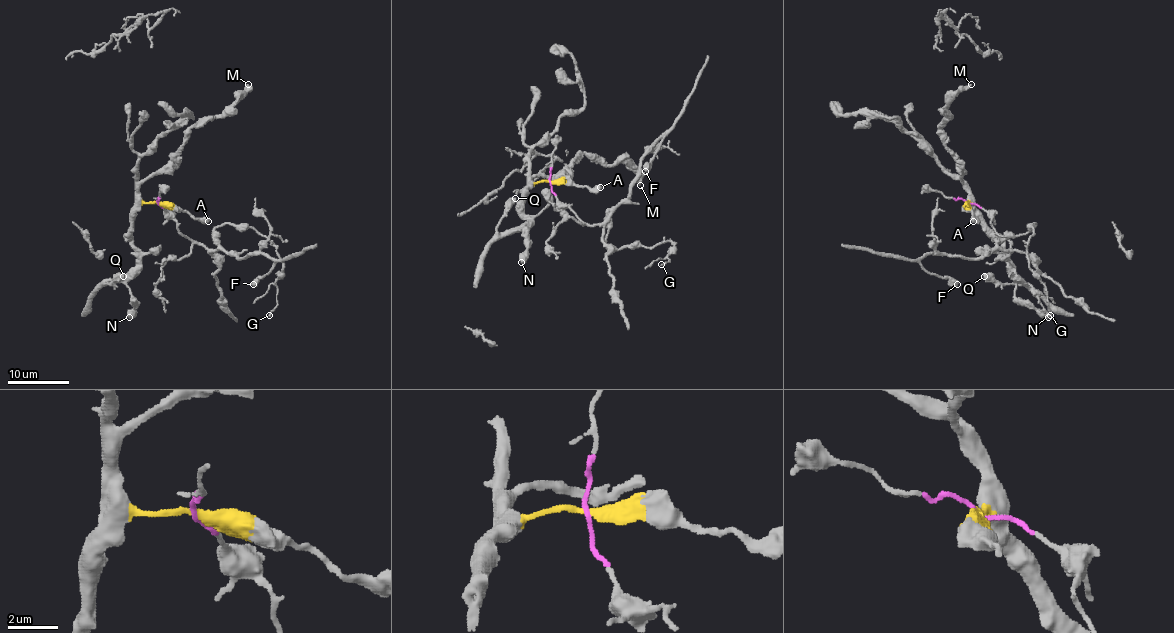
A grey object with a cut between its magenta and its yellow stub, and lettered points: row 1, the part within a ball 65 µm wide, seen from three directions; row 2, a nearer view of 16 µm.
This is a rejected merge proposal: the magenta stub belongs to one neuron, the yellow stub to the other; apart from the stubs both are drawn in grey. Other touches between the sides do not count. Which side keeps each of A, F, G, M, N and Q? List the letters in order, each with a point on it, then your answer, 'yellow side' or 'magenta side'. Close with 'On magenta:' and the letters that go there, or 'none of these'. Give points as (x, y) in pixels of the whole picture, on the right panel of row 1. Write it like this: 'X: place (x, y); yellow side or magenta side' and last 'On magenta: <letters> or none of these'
A: place (973, 221); yellow side
F: place (957, 284); magenta side
G: place (1050, 315); magenta side
M: place (971, 84); yellow side
N: place (1048, 317); yellow side
Q: place (984, 276); yellow side
On magenta: F, G

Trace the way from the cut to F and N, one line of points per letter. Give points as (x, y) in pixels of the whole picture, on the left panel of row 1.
F: (158, 203), (192, 241), (224, 249), (236, 258), (266, 254), (273, 266), (253, 285)
N: (158, 203), (144, 203), (134, 214), (133, 249), (138, 258), (136, 274), (127, 283), (134, 308), (128, 317)

